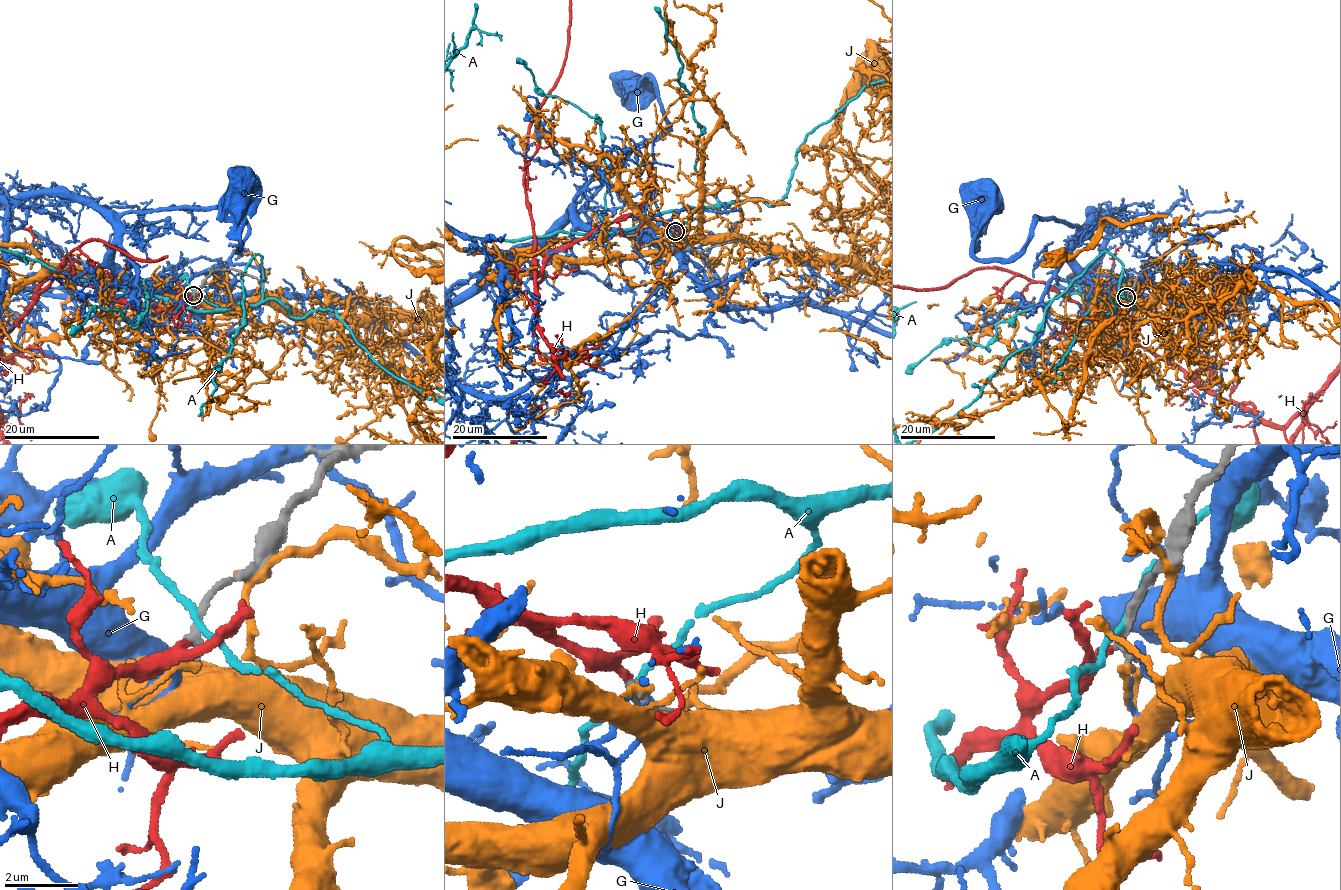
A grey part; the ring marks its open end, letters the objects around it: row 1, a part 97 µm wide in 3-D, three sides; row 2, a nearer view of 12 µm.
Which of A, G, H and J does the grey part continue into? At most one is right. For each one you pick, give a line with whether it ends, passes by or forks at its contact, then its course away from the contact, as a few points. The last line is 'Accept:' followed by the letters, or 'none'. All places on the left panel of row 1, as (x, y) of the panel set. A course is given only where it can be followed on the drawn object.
H: it passes by
Accept: H

